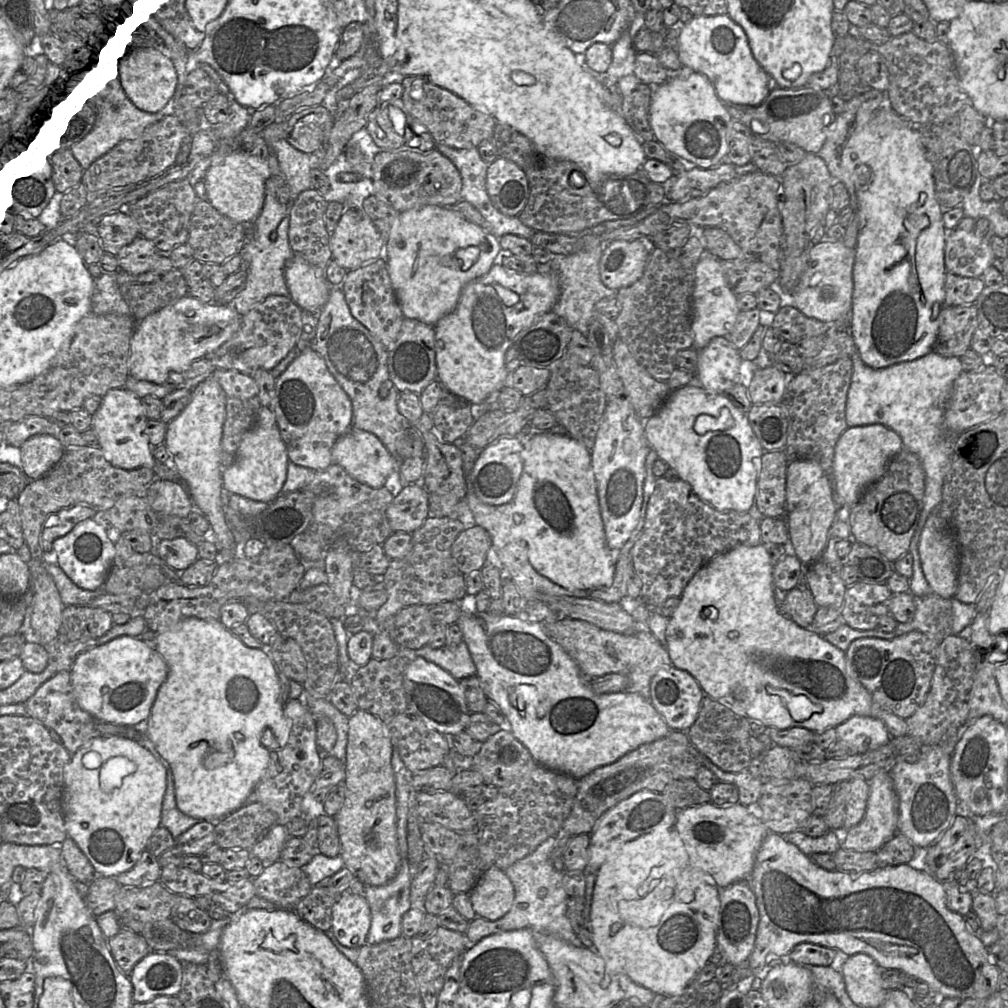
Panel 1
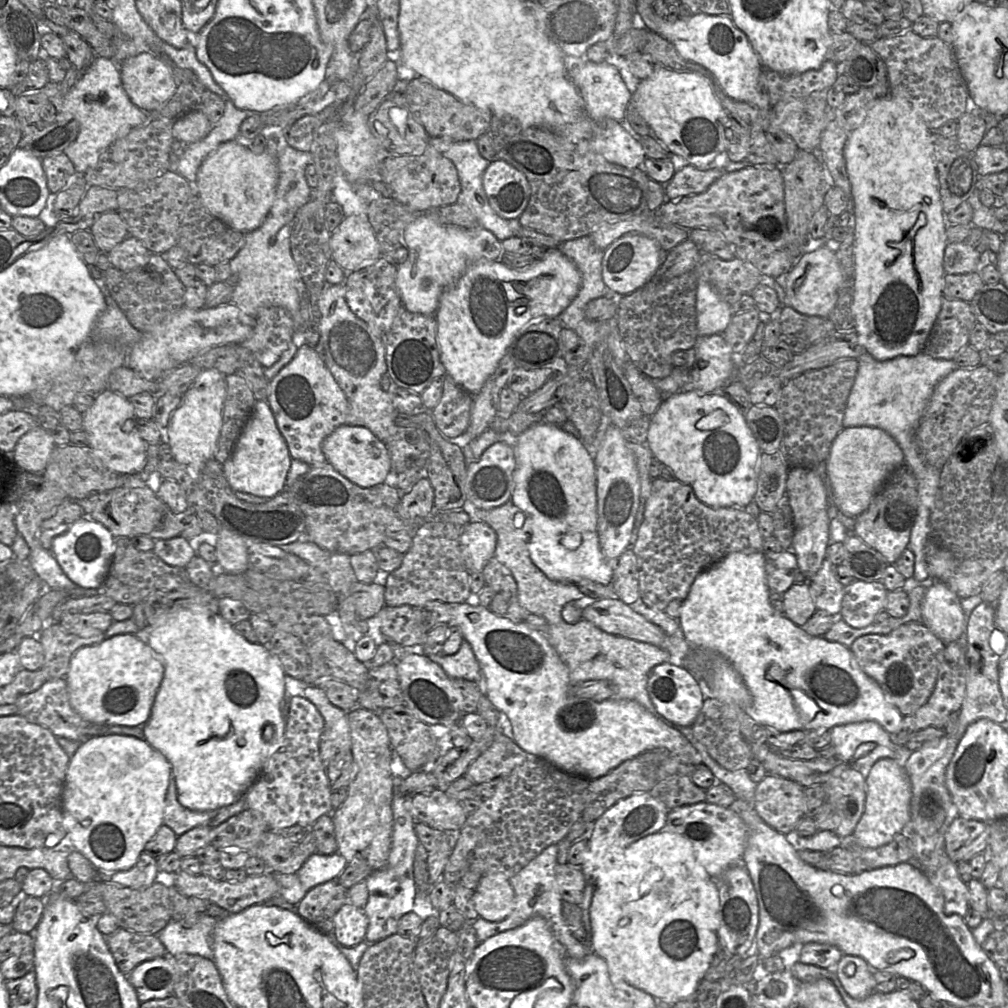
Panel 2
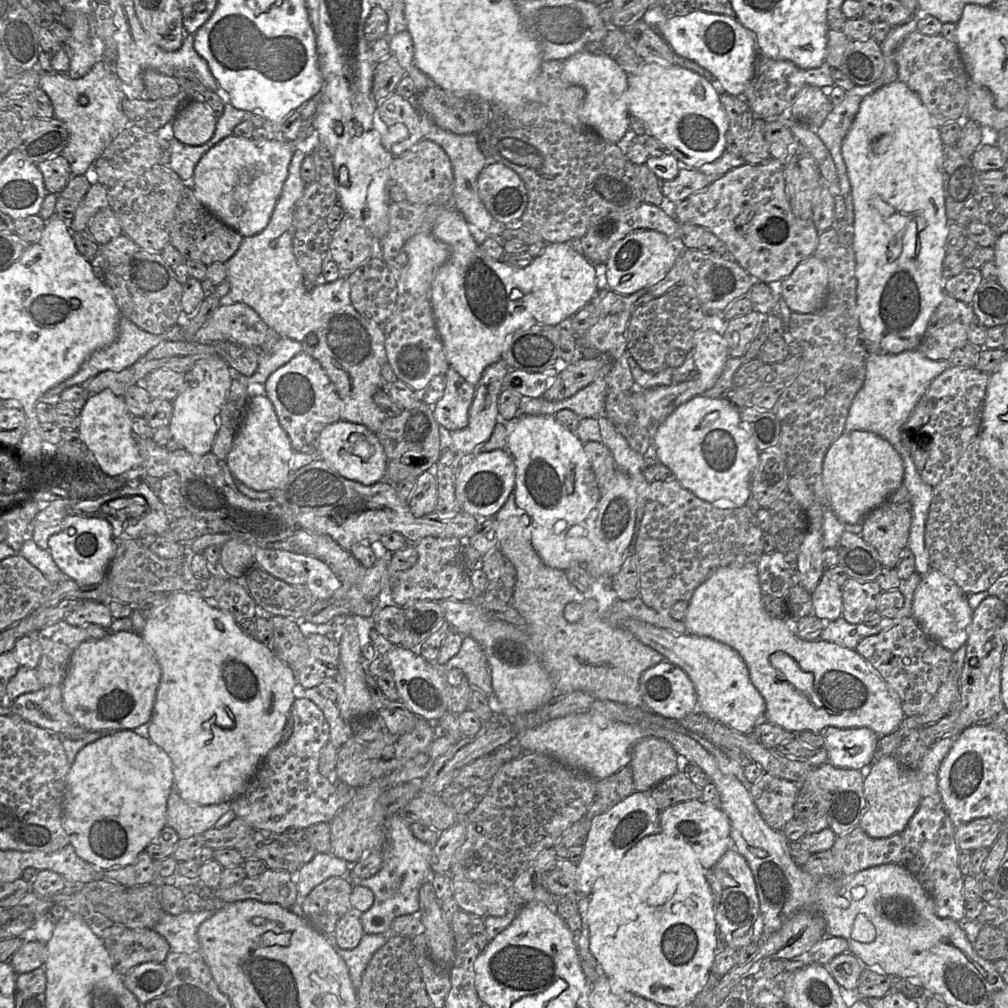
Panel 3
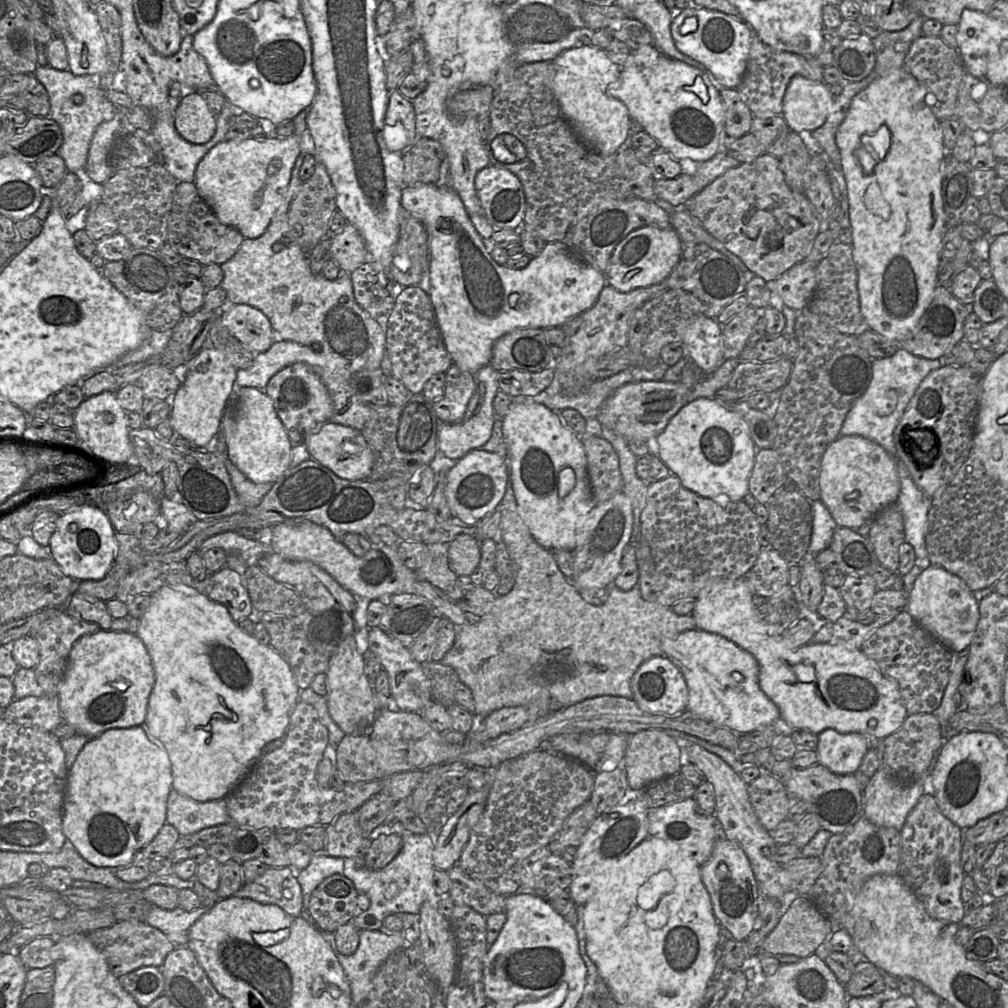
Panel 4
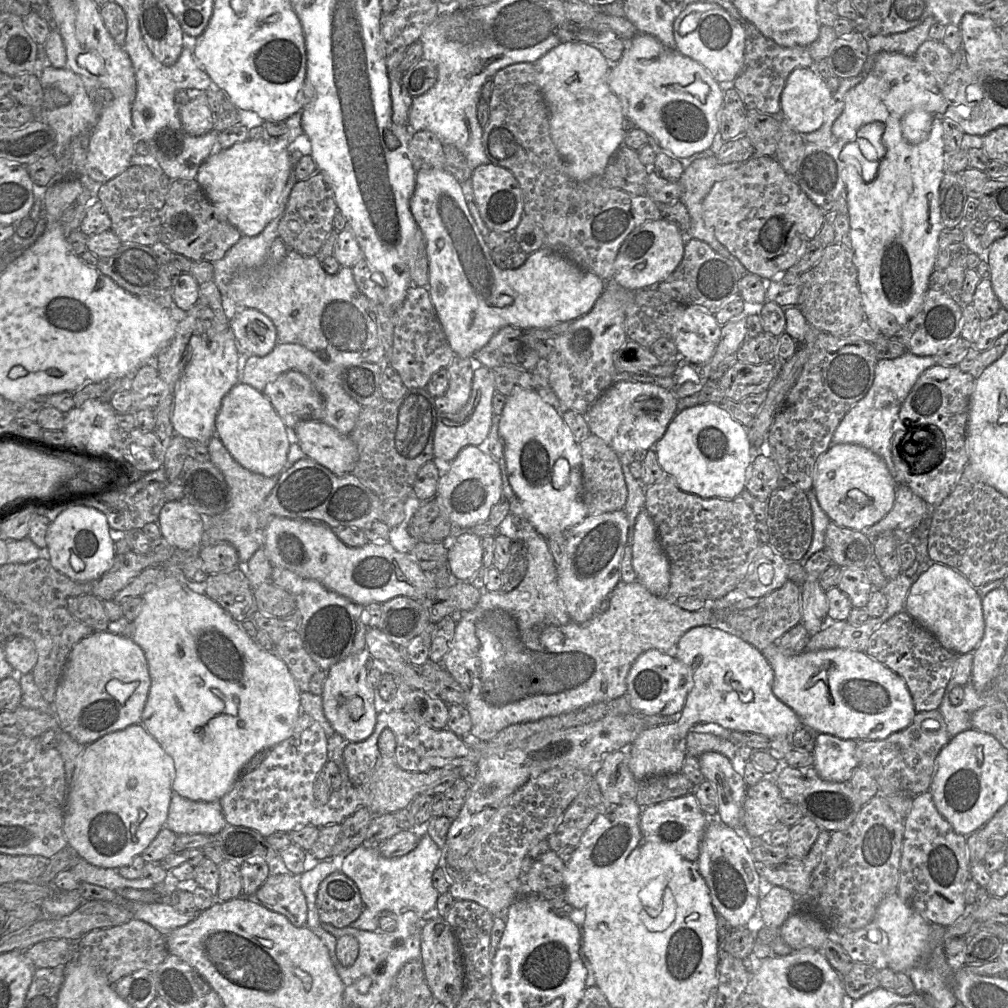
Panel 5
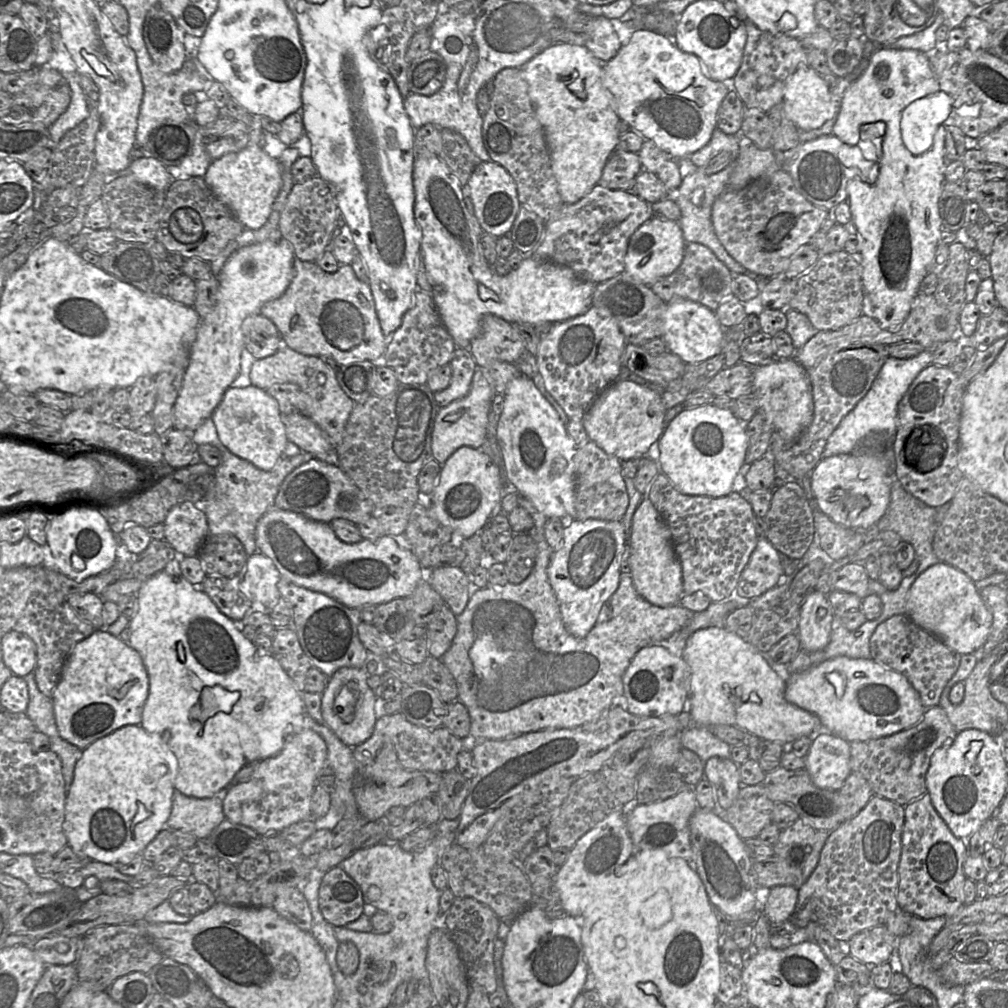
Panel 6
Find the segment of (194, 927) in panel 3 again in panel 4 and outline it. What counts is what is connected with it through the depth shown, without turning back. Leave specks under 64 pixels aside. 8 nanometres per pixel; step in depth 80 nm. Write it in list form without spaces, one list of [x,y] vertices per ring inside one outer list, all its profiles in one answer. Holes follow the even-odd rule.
[[[151,905],[143,922],[158,929],[168,940],[177,946],[186,946],[189,928],[210,908],[186,911],[176,907],[172,910]]]

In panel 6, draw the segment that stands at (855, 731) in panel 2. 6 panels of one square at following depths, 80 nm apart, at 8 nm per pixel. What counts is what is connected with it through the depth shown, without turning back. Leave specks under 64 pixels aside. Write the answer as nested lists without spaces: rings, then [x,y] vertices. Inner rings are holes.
[[[819,730],[810,737],[812,744],[804,757],[804,769],[808,772],[815,786],[821,789],[838,791],[852,772],[850,743],[826,730]]]

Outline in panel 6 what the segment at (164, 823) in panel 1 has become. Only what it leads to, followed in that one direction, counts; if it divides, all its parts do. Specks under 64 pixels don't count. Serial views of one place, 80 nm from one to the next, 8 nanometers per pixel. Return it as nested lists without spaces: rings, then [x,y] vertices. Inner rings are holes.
[[[175,789],[165,828],[191,833],[197,839],[208,838],[225,818],[221,796],[195,798]]]

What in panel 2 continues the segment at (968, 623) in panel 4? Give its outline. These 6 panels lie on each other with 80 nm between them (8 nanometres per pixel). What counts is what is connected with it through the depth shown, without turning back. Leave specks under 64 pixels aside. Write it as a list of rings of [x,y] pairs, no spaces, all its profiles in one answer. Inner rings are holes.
[[[930,580],[921,613],[922,624],[944,644],[958,641],[966,632],[967,620],[960,598],[944,582]]]

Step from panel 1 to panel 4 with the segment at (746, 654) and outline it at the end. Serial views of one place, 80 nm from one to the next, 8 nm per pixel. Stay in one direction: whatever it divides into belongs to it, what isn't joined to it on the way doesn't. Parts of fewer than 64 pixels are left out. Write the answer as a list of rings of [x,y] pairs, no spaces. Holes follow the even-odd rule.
[[[745,576],[735,580],[712,580],[699,592],[691,615],[696,629],[723,636],[755,657],[759,665],[759,686],[778,707],[781,722],[787,730],[807,730],[818,736],[826,729],[833,729],[842,734],[857,732],[877,741],[900,728],[908,713],[899,686],[869,657],[842,644],[808,643],[790,649],[783,637],[785,630],[779,624],[762,620],[752,600],[753,594]]]

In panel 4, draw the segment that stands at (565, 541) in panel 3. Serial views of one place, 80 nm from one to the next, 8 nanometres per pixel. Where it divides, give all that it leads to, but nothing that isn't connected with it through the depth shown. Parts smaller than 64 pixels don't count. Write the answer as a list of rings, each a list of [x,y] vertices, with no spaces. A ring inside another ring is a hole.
[[[526,397],[526,402],[515,402],[503,418],[503,435],[507,446],[506,460],[508,471],[515,493],[519,513],[528,526],[534,539],[544,548],[555,552],[559,550],[574,551],[584,544],[584,525],[596,507],[588,479],[587,456],[583,441],[568,428],[557,412]],[[570,467],[575,473],[575,486],[564,497],[559,495],[559,473]]]

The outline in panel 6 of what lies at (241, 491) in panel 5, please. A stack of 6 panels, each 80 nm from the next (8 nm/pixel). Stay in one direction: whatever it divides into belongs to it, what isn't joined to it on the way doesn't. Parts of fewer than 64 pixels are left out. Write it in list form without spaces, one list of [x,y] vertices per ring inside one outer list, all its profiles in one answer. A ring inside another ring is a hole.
[[[223,444],[220,451],[222,460],[219,466],[214,468],[213,481],[206,490],[205,496],[195,505],[206,515],[208,536],[232,534],[242,543],[246,554],[251,556],[258,551],[257,523],[269,509],[274,507],[274,501],[282,482],[295,468],[314,457],[310,453],[301,451],[293,457],[282,457],[272,470],[264,471],[234,455]]]

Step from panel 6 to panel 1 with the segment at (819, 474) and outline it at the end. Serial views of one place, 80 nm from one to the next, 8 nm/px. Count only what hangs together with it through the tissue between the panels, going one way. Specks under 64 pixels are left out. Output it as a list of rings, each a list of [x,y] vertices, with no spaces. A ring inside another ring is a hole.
[[[882,424],[847,427],[836,443],[833,458],[836,492],[843,505],[856,505],[864,492],[885,474],[889,462],[903,447],[900,436]]]

